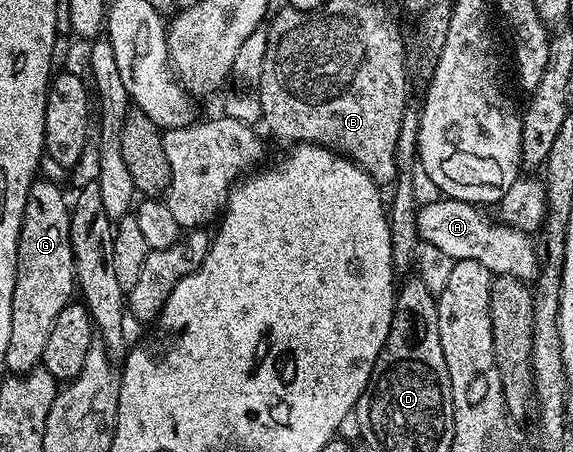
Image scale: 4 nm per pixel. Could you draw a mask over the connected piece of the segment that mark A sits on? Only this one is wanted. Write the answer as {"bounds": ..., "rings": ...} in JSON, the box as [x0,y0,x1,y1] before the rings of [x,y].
{"bounds":[415,197,539,281],"rings":[[[435,197],[432,203],[427,203],[418,208],[415,212],[417,229],[419,237],[423,243],[432,243],[447,254],[451,260],[472,259],[473,261],[481,261],[481,265],[485,265],[485,269],[489,269],[494,276],[496,275],[512,275],[524,281],[534,280],[539,274],[539,252],[537,243],[528,232],[519,231],[515,227],[510,227],[507,223],[499,222],[498,218],[486,215],[482,206],[466,203],[465,201],[457,201],[446,197]]]}

